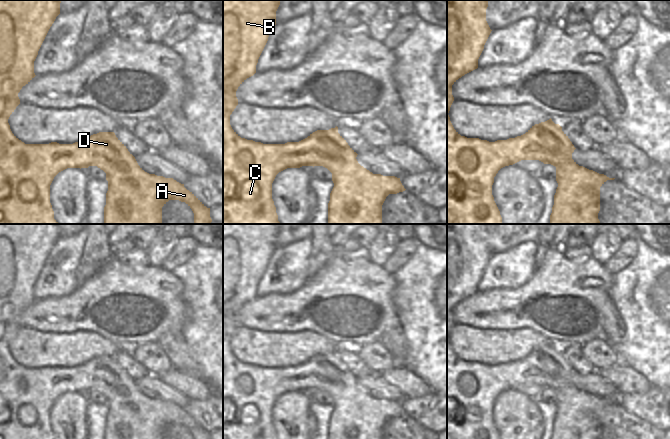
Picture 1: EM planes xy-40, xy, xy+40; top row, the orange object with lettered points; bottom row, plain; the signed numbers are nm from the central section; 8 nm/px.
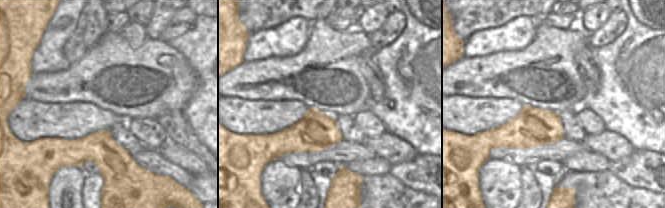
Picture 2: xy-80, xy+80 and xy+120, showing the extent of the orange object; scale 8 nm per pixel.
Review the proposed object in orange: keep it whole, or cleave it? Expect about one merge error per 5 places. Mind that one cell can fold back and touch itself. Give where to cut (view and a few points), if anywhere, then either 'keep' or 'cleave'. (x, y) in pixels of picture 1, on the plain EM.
cut none; keep

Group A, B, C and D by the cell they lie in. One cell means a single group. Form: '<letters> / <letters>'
A B C D

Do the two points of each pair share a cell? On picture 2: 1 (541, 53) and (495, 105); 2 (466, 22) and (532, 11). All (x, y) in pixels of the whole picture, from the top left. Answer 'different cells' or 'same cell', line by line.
1: different cells
2: same cell

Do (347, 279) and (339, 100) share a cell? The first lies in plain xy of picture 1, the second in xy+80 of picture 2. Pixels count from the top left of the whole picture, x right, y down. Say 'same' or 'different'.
same

